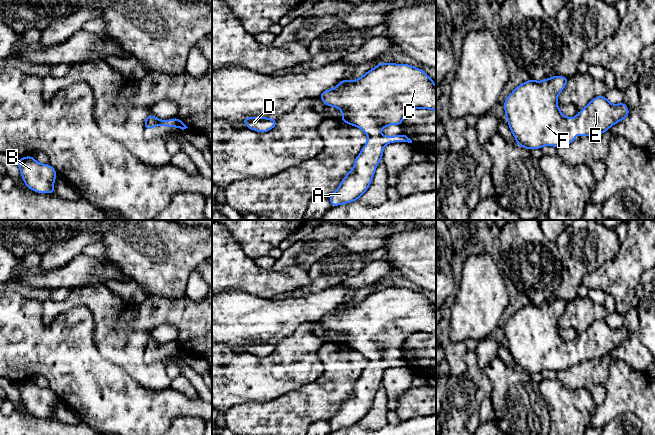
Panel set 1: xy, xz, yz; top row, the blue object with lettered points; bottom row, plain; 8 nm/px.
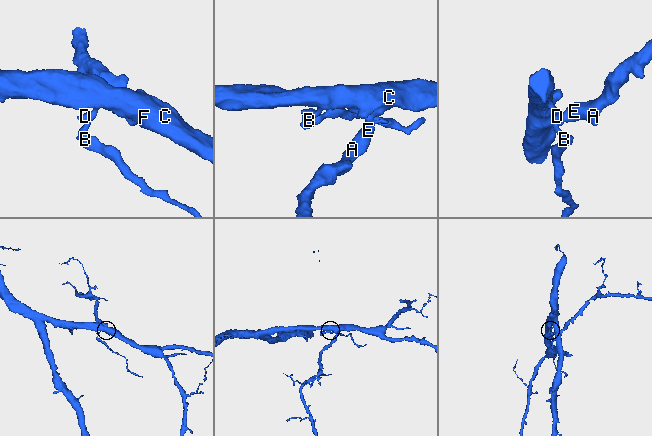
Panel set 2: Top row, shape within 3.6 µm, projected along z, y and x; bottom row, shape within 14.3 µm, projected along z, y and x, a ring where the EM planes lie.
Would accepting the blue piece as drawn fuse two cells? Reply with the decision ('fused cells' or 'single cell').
single cell

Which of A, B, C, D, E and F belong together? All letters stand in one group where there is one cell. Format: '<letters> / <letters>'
A B C D E F

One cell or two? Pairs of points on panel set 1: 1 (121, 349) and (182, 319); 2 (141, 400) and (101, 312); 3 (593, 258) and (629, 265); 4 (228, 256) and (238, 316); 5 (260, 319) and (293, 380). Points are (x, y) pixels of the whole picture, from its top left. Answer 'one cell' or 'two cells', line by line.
1: one cell
2: two cells
3: two cells
4: two cells
5: two cells

